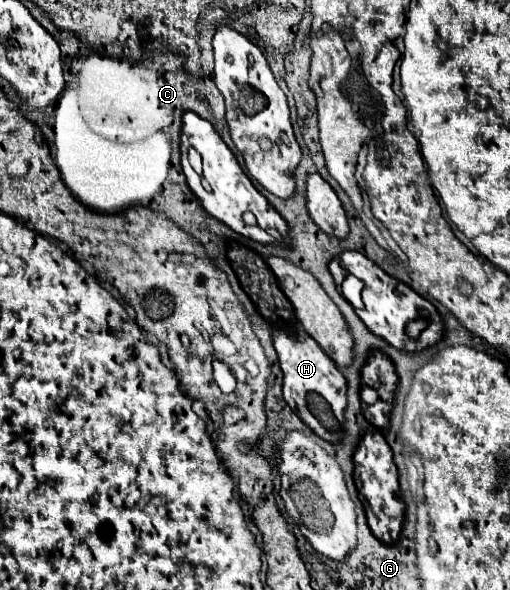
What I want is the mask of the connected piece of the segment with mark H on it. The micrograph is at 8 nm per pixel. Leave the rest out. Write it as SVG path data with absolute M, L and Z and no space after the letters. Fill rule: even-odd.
M273 326L273 344L275 344L277 356L279 356L279 366L281 366L283 376L285 376L283 378L283 396L285 396L285 402L323 440L337 442L339 436L333 434L333 432L329 432L325 426L321 426L321 422L309 412L305 396L307 396L307 392L319 392L331 404L333 414L337 416L337 420L343 422L343 410L345 410L345 404L347 404L347 398L345 398L347 380L345 380L345 376L337 370L335 362L321 350L321 346L303 328L299 328L299 340L293 340L289 332L277 330L277 326Z

